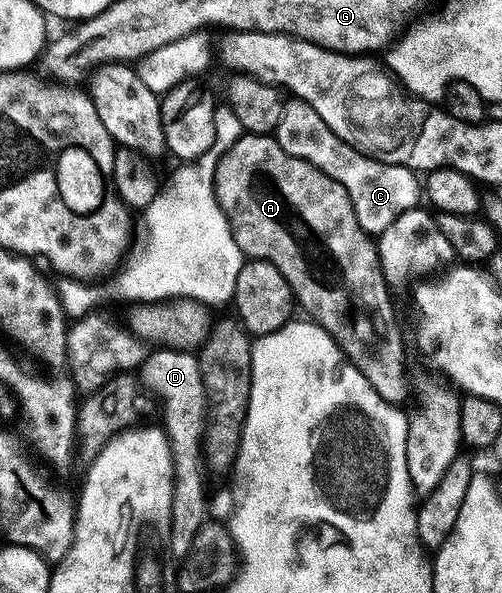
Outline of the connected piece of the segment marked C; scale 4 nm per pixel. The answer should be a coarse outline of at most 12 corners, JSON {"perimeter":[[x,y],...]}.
{"perimeter":[[289,99],[274,139],[348,192],[379,234],[422,200],[402,165],[363,156]]}

